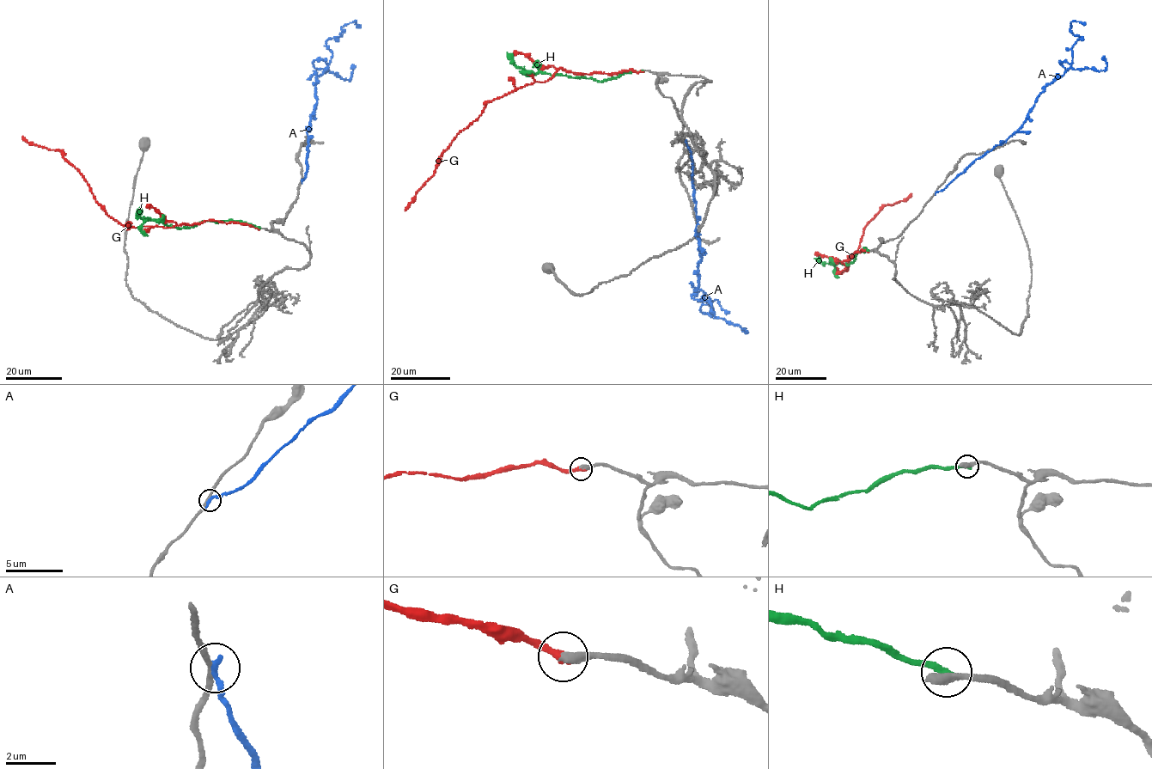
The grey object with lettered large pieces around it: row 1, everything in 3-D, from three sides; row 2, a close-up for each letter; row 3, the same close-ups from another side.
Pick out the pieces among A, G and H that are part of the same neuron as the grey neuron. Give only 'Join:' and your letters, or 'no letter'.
Join: G

